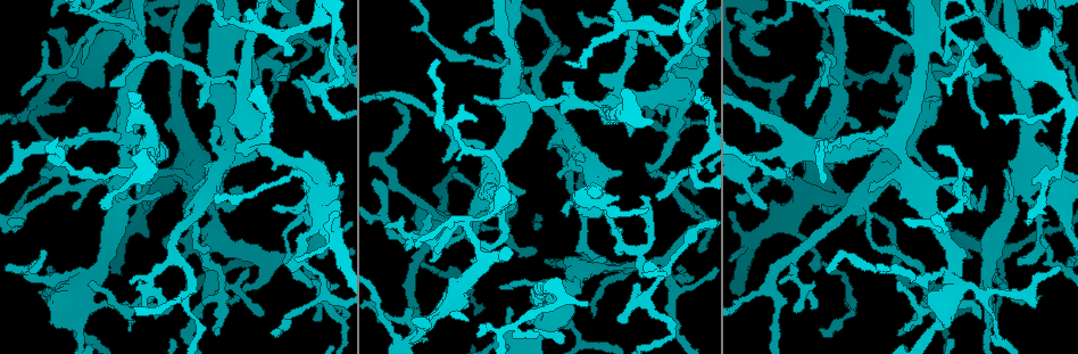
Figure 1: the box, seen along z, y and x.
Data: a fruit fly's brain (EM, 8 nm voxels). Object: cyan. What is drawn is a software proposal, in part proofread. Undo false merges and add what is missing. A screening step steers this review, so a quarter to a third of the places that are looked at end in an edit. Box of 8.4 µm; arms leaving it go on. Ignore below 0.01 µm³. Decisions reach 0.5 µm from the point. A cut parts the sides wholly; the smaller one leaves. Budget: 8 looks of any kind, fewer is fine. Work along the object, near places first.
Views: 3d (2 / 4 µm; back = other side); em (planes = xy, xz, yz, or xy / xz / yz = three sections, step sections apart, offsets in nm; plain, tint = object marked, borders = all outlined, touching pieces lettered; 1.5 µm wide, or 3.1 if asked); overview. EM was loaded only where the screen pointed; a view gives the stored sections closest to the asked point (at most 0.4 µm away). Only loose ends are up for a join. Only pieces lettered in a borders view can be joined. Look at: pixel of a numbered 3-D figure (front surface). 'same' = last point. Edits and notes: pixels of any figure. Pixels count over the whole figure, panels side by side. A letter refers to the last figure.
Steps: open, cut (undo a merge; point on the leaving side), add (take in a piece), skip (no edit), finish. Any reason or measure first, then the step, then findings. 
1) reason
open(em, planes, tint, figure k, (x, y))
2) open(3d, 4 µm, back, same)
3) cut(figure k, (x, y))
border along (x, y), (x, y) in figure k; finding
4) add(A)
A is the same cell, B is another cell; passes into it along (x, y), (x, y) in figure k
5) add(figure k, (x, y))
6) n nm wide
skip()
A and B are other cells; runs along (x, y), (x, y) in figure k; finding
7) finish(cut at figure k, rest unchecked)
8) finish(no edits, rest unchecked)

sharp bend
open(em, xy, step 8, borders, figure 1, (669, 328))

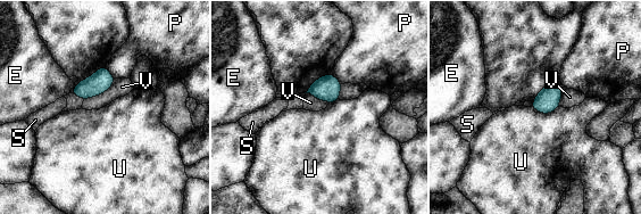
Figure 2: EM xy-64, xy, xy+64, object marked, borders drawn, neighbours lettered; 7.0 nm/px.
skip()
E, P, S, U and V are other cells; border along (559, 106), (549, 113), (539, 113) in figure 2; continuous, no second neuron

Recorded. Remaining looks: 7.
tapers out
open(3d, 4 µm, figure 1, (452, 174))

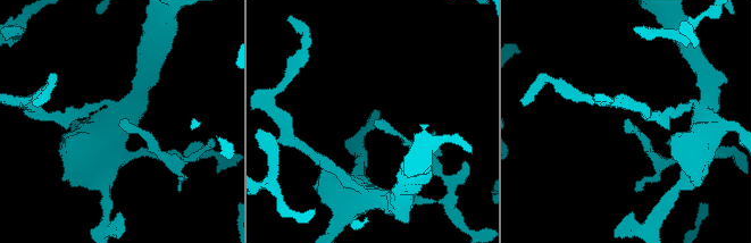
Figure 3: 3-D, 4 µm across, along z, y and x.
shape alone is not enough
open(em, xz, step 4, borders, figure 3, (376, 122))

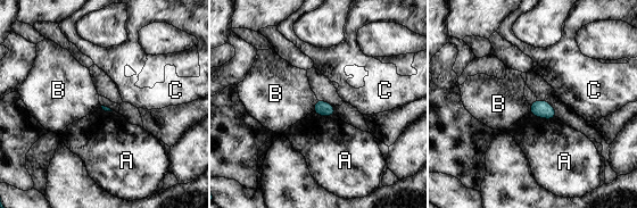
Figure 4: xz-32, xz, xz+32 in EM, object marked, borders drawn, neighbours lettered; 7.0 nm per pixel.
open(em, planes, borders, same)

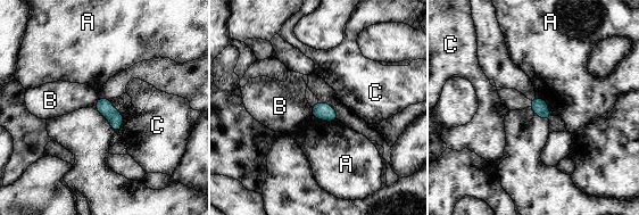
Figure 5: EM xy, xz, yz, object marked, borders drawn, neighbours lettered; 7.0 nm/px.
skip()
A, B and C are other cells; border along (310, 107), (312, 115) in figure 5; no lettered piece goes on from it

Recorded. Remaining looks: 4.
open(em, planes, borders, figure 1, (382, 218))

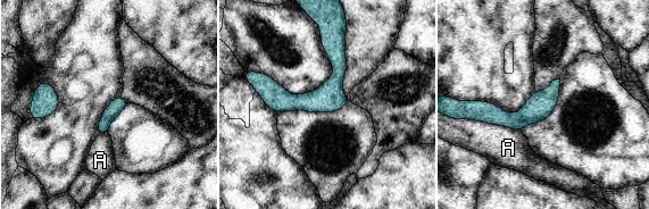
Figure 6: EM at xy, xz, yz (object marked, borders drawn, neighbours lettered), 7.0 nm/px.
skip()
A is another cell; runs along (333, 35), (337, 81), (316, 101), (268, 102) in figure 6; continuous, no second neuron

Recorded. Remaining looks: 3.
finish(no edits, rest unchecked)

